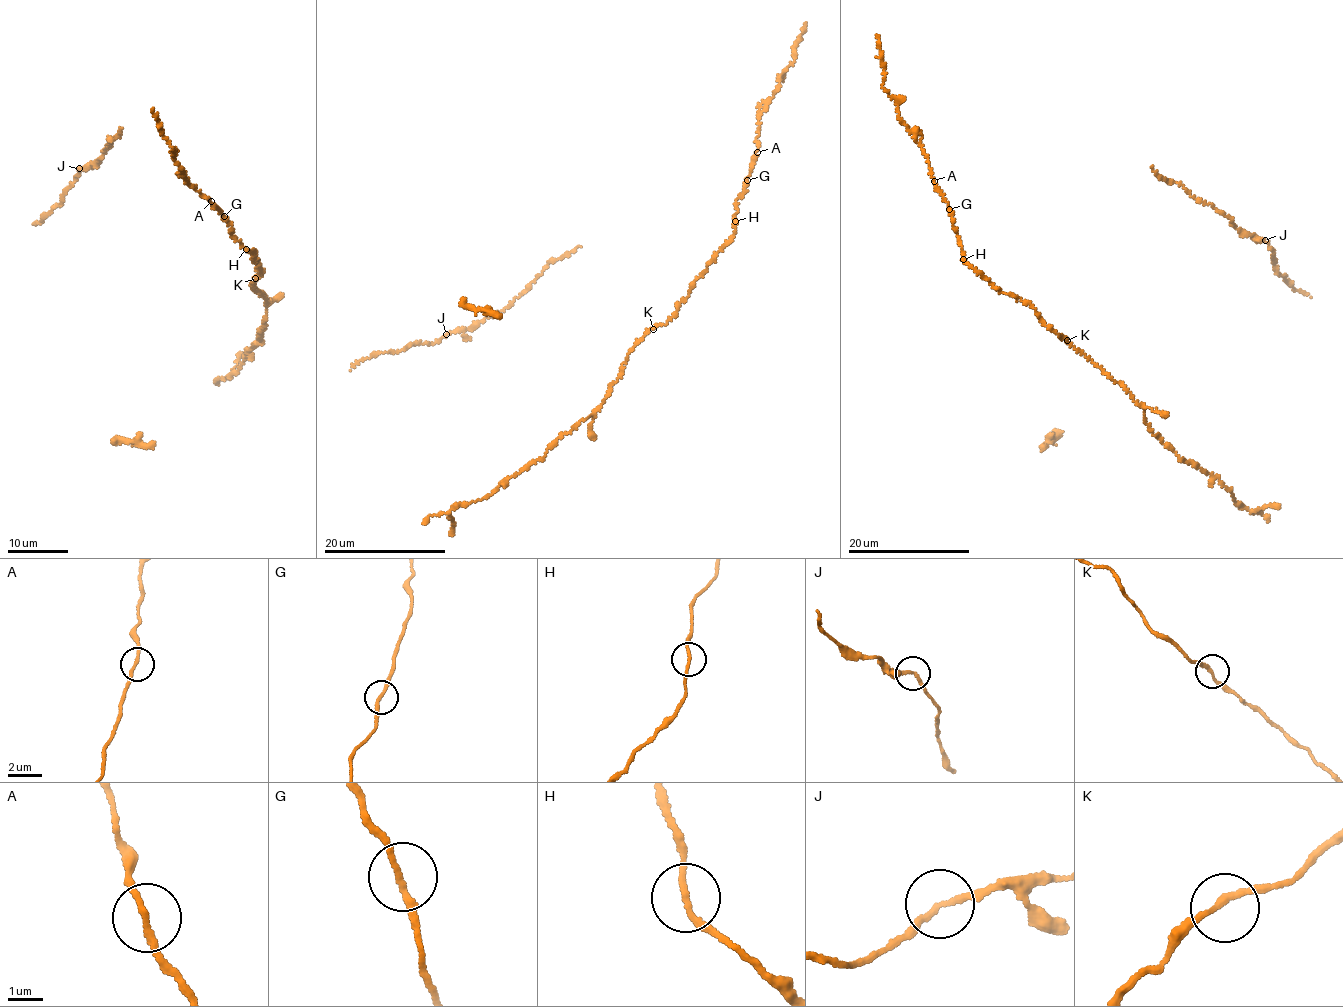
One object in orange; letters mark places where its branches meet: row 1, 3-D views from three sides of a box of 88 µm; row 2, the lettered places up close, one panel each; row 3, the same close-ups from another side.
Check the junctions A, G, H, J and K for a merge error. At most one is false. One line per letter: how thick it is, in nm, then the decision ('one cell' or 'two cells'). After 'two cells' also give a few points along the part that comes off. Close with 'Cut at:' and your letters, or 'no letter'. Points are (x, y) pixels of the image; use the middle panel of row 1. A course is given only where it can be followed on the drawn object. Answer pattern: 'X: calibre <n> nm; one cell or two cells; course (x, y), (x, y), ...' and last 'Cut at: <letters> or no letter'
A: calibre 170 nm; one cell
G: calibre 180 nm; one cell
H: calibre 170 nm; one cell
J: calibre 170 nm; one cell
K: calibre 170 nm; one cell
Cut at: no letter

